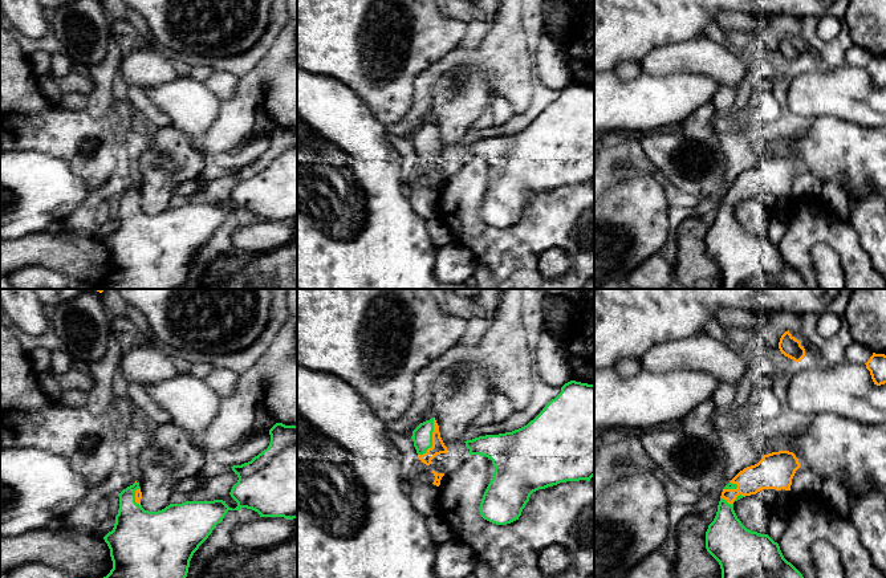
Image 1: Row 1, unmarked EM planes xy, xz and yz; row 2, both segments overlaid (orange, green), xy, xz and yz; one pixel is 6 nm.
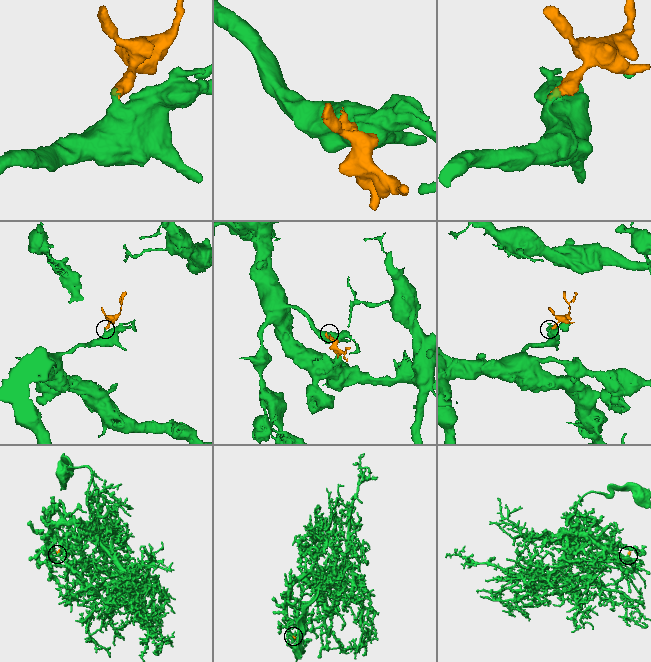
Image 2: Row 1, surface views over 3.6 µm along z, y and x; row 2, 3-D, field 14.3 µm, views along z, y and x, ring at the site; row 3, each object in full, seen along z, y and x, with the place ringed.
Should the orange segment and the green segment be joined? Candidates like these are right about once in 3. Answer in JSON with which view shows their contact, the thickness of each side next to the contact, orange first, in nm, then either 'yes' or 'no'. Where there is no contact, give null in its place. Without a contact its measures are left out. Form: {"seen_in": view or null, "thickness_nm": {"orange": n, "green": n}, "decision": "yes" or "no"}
{"seen_in": "xz", "thickness_nm": {"orange": 80, "green": 130}, "decision": "yes"}

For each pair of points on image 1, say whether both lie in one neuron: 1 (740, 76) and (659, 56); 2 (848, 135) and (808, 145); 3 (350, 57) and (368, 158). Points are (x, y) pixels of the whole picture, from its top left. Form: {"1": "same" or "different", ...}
{"1": "same", "2": "same", "3": "different"}

